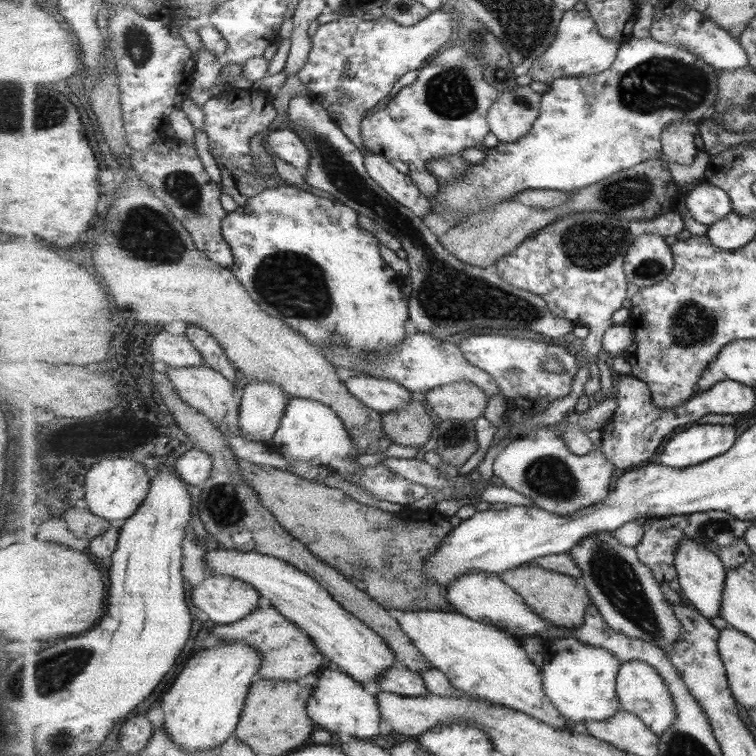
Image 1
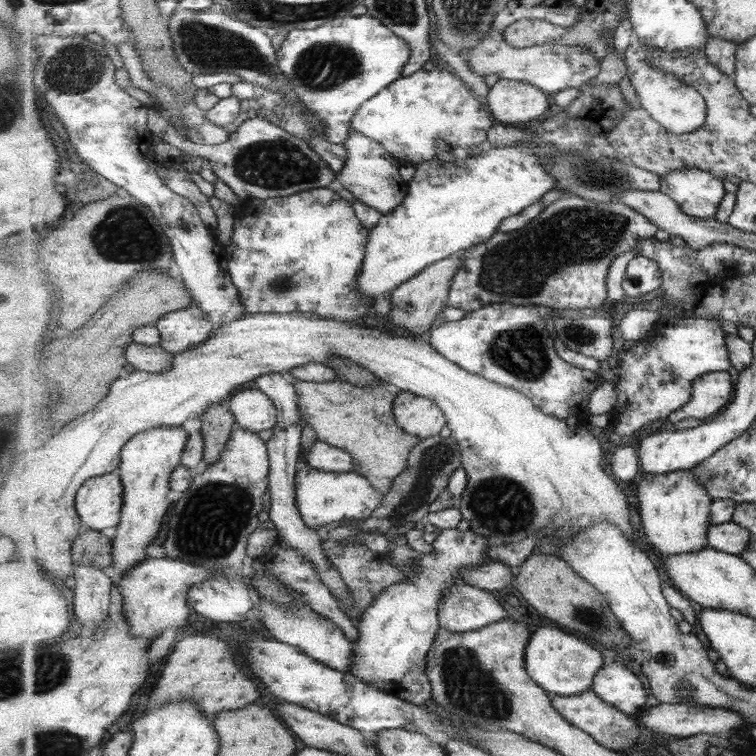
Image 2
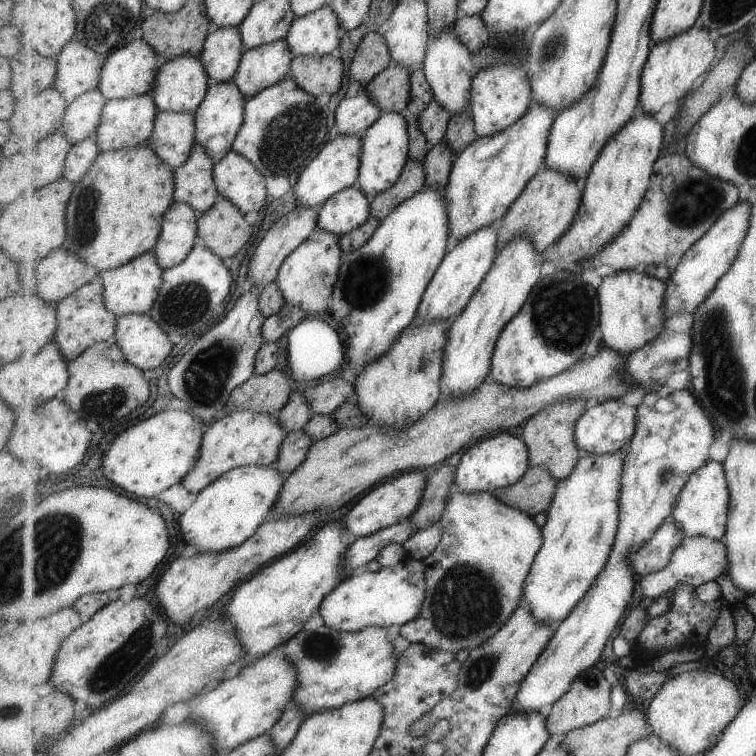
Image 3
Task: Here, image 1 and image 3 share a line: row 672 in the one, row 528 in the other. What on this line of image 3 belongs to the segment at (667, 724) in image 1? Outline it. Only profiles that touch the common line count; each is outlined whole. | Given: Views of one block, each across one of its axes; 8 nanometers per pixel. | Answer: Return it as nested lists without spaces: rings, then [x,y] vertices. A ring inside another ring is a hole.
[[[668,384],[644,394],[644,400],[638,407],[637,432],[627,446],[620,498],[620,527],[616,534],[616,543],[609,555],[608,564],[605,565],[604,570],[601,571],[598,579],[581,599],[581,602],[568,614],[568,618],[557,626],[544,654],[537,659],[536,666],[532,668],[528,678],[521,685],[511,713],[513,711],[539,711],[549,714],[552,706],[571,690],[581,675],[585,675],[592,668],[601,665],[601,656],[604,654],[609,638],[616,633],[615,630],[620,628],[621,620],[633,602],[637,580],[635,580],[636,570],[632,565],[632,560],[637,551],[644,547],[660,530],[660,526],[671,520],[673,509],[676,507],[681,491],[684,490],[689,477],[710,461],[709,448],[715,442],[715,428],[713,428],[713,422],[707,416],[703,405],[697,400],[697,396],[685,388],[675,389]]]

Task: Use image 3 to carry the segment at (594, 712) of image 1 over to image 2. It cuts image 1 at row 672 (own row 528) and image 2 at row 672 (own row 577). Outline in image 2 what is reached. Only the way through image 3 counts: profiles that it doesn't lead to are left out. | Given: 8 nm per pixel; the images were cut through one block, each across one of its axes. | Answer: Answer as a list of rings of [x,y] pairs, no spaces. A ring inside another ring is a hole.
[[[545,626],[532,632],[532,639],[525,650],[525,666],[529,675],[552,696],[571,697],[593,688],[597,673],[605,666],[605,656],[585,640],[559,628]]]

